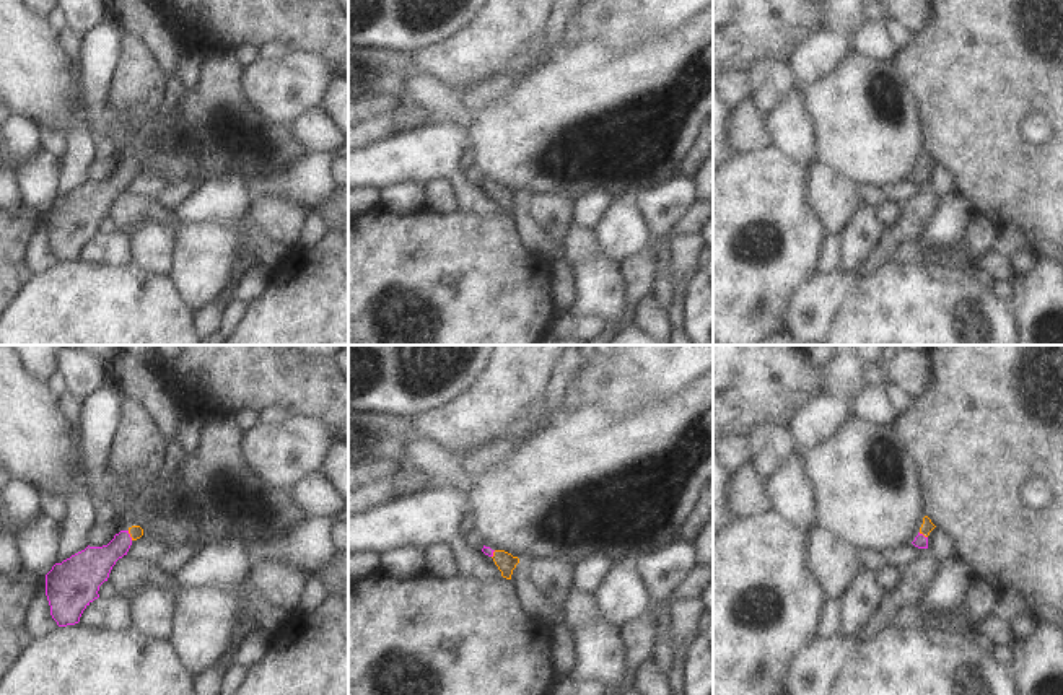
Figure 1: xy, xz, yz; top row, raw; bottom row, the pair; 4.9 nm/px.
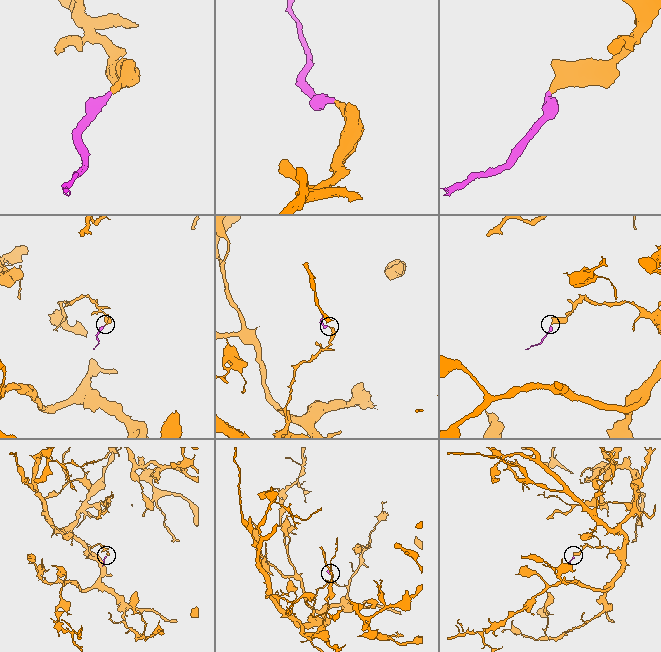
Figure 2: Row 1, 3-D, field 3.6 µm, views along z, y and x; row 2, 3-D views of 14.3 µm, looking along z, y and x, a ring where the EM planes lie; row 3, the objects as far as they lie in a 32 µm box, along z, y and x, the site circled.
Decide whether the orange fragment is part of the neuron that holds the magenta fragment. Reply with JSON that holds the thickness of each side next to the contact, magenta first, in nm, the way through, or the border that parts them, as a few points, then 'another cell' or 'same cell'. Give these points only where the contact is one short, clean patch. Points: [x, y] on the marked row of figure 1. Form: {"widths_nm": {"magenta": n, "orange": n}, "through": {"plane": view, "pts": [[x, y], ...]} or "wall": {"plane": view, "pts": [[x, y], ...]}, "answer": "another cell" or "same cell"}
{"widths_nm": {"magenta": 190, "orange": 70}, "through": {"plane": "xy", "pts": [[90, 568], [129, 536], [135, 533]]}, "answer": "same cell"}

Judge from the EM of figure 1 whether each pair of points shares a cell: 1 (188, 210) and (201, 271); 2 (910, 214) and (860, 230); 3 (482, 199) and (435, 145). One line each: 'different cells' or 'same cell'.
1: different cells
2: different cells
3: same cell

